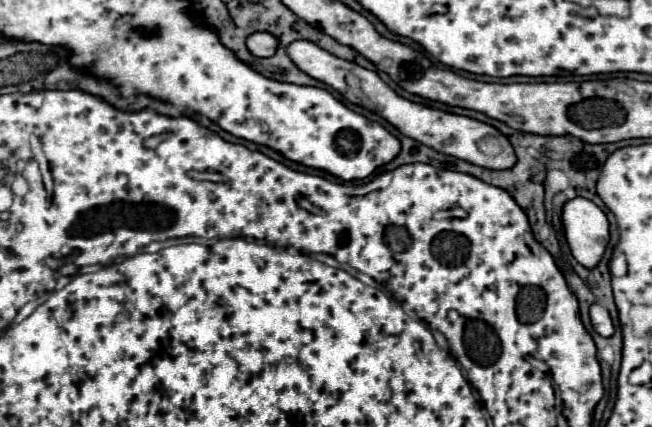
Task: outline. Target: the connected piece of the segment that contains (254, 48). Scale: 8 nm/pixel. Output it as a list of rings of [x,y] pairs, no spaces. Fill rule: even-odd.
[[[252,33],[246,39],[246,47],[256,57],[272,57],[278,47],[278,41],[276,41],[276,37],[272,37],[268,33]]]

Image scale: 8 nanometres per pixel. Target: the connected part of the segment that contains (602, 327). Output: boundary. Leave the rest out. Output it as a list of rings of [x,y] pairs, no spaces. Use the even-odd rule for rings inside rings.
[[[594,303],[594,305],[590,307],[590,319],[592,319],[592,325],[594,325],[594,331],[596,331],[596,333],[600,333],[602,337],[612,337],[614,325],[612,325],[610,313],[608,313],[602,305]]]

